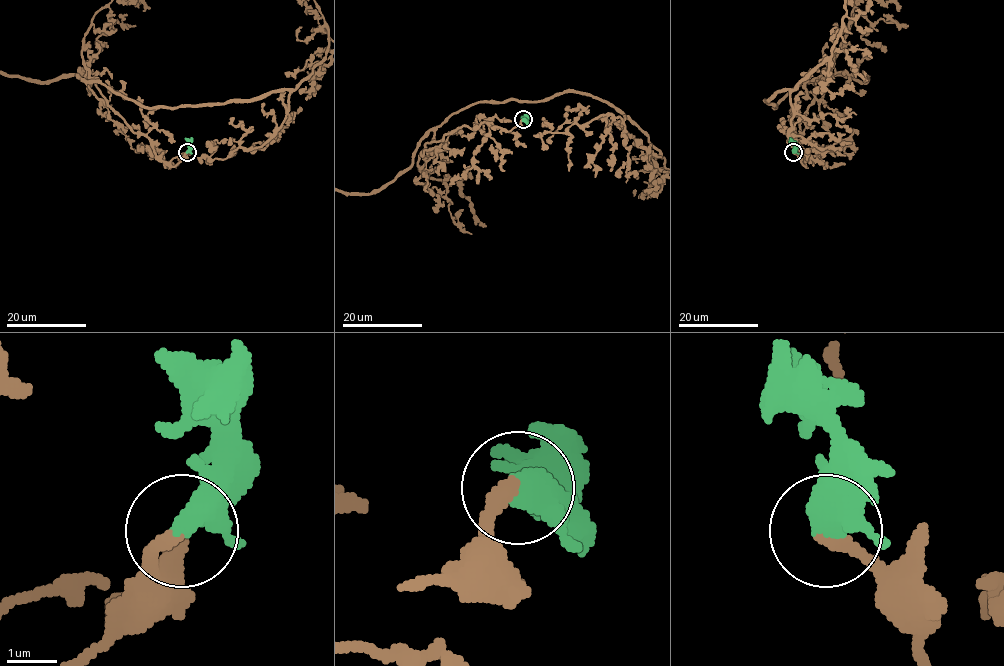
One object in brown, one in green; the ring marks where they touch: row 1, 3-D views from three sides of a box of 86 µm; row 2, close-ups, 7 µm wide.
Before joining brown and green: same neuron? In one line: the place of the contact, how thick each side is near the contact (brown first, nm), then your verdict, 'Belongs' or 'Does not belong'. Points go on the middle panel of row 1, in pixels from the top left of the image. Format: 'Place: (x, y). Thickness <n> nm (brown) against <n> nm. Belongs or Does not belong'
Place: (523, 119). Thickness 280 nm (brown) against 400 nm. Belongs

